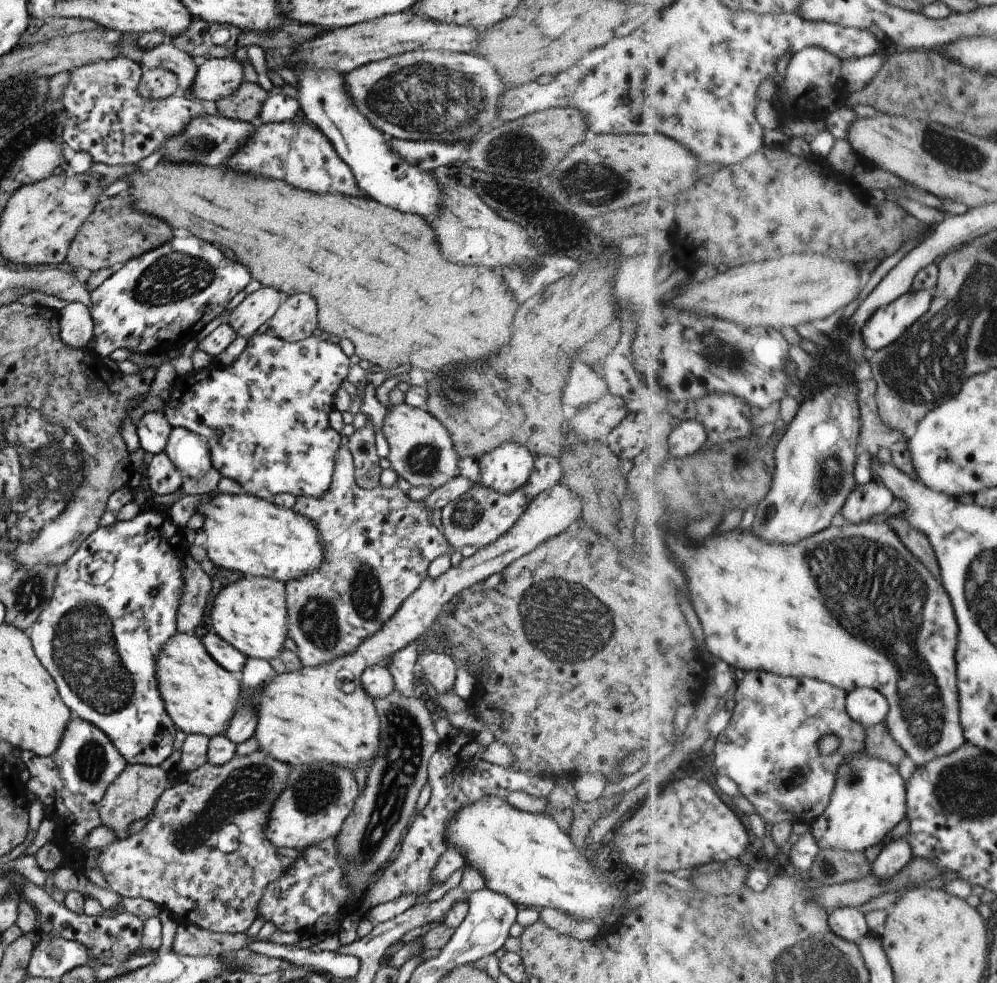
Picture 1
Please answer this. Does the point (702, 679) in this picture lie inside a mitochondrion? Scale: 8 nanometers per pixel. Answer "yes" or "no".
no

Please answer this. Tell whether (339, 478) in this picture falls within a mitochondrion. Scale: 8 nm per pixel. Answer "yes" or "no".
no

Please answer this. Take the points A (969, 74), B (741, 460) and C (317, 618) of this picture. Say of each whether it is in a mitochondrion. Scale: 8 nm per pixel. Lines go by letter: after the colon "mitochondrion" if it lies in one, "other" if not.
A: other
B: mitochondrion
C: mitochondrion

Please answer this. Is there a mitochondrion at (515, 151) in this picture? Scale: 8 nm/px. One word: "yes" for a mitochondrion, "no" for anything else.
yes

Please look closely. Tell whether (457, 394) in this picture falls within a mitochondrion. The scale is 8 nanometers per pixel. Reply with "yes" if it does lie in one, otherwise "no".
yes

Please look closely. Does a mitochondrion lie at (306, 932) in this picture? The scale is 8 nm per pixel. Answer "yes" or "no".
no

